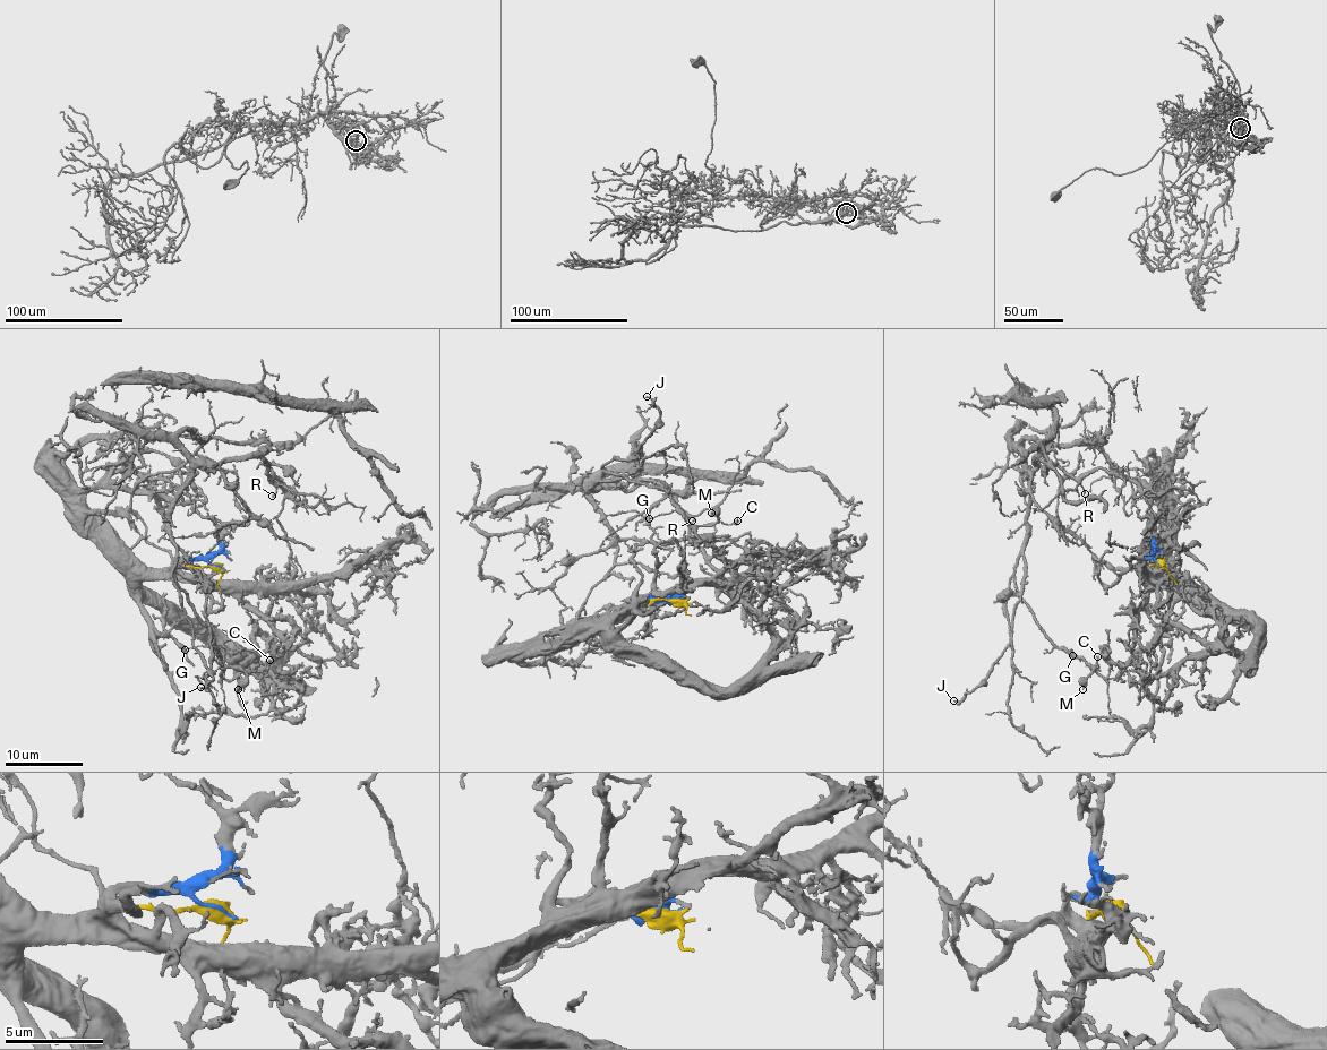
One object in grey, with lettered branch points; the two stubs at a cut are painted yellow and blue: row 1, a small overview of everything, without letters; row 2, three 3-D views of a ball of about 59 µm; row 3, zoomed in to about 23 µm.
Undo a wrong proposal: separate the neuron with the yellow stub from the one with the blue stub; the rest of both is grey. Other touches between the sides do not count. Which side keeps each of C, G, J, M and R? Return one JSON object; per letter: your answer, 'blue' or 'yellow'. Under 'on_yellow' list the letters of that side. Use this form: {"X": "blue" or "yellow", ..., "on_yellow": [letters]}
{"C": "yellow", "G": "yellow", "J": "yellow", "M": "yellow", "R": "yellow", "on_yellow": ["C", "G", "J", "M", "R"]}

